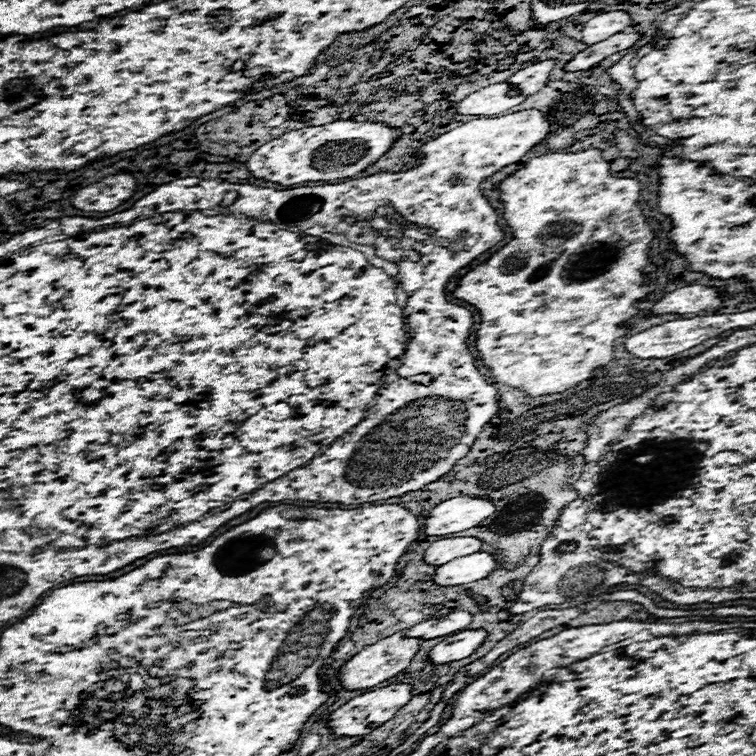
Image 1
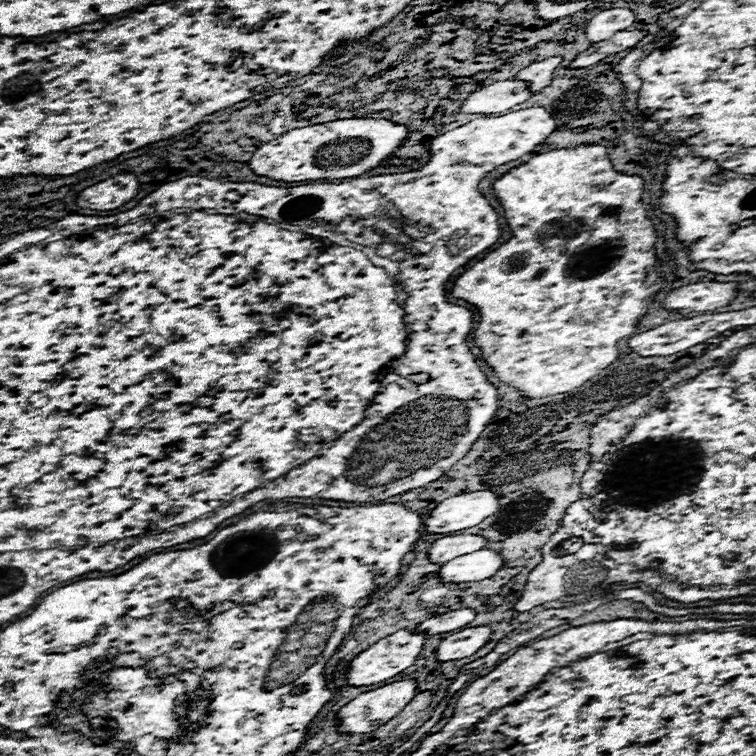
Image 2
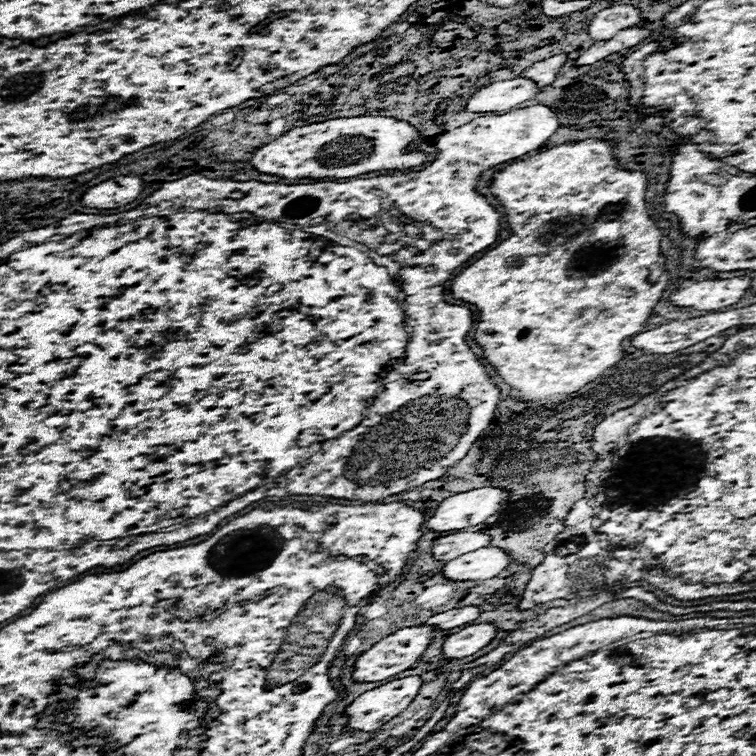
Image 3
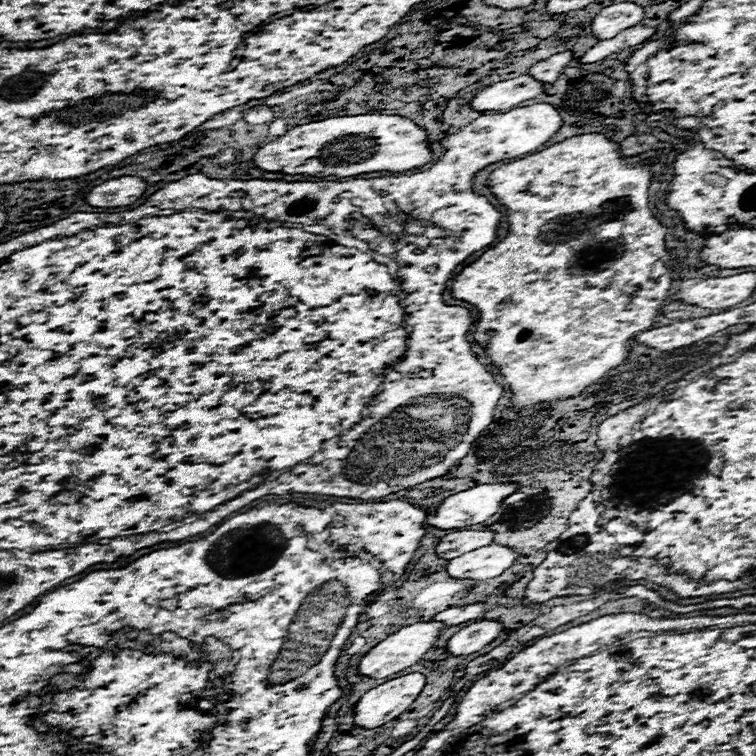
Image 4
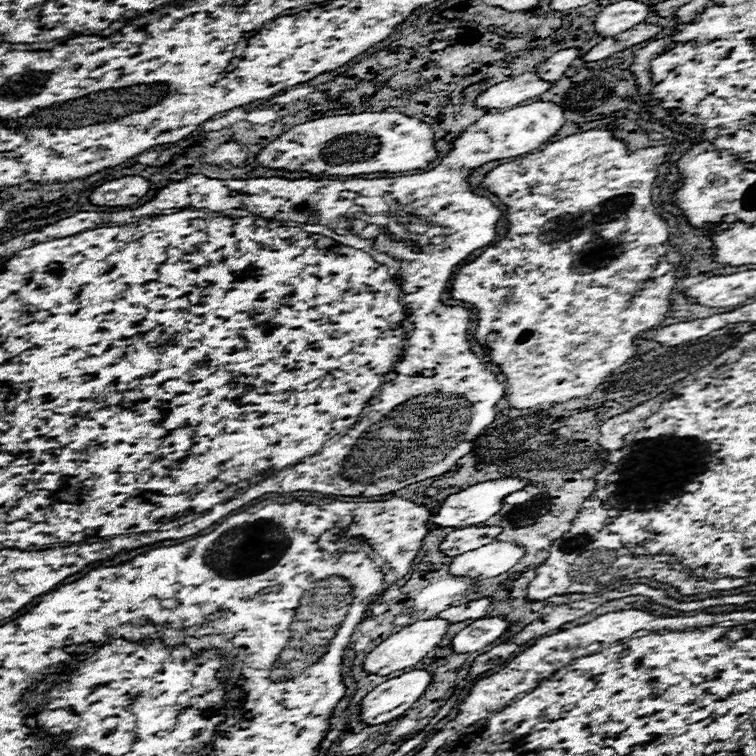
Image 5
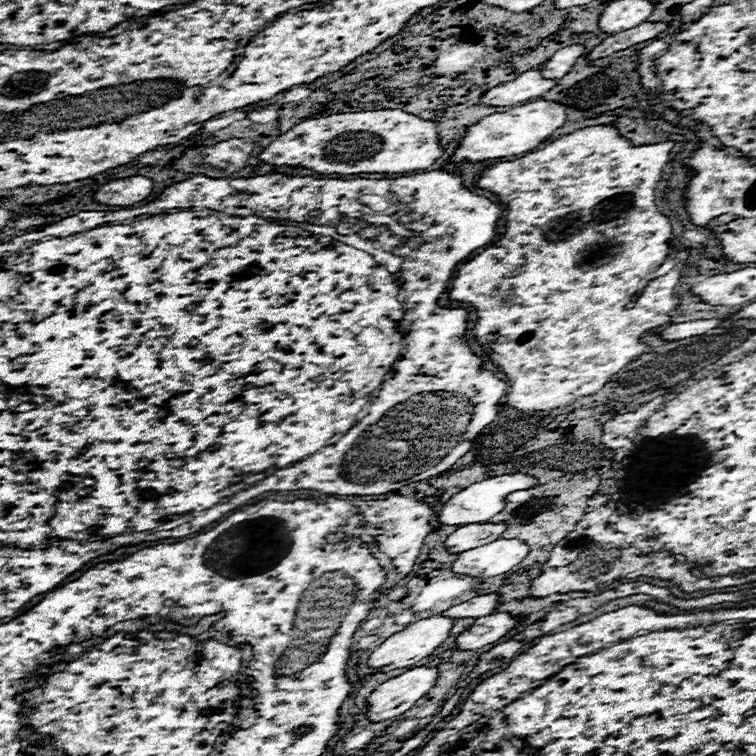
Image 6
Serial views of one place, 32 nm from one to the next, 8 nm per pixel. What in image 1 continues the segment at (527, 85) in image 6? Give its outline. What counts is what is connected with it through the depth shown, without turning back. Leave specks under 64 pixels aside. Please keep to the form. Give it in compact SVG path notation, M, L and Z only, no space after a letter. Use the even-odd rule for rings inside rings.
M500 82L500 84L492 84L486 86L478 92L468 94L460 104L456 114L464 114L464 116L500 116L506 110L522 104L526 100L526 96L506 96L508 92L508 84Z

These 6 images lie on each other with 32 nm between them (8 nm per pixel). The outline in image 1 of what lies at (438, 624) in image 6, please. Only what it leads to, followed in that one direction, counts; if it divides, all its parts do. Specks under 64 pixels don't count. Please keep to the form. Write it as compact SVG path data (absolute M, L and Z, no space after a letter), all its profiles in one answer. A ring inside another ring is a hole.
M402 632L392 634L392 636L388 636L380 642L364 648L364 650L360 650L358 654L354 654L344 666L340 666L340 670L336 672L336 678L338 678L338 682L342 684L344 690L374 688L376 684L380 684L380 682L396 676L398 672L402 672L410 664L410 658L416 654L418 646L420 646L420 640L414 640L414 638L406 640Z

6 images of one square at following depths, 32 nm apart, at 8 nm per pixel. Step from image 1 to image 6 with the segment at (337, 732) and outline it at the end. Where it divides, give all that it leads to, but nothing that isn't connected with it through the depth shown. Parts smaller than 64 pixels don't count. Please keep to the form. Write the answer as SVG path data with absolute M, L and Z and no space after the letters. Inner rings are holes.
M414 668L384 684L380 684L368 698L366 718L370 722L384 722L410 710L436 682L436 668Z

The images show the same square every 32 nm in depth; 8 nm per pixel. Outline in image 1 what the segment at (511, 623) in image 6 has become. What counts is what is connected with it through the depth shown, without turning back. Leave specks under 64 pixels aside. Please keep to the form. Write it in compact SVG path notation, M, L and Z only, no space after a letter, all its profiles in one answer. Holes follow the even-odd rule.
M462 630L458 634L446 636L438 646L428 652L428 662L434 666L456 662L468 658L486 638L484 630Z

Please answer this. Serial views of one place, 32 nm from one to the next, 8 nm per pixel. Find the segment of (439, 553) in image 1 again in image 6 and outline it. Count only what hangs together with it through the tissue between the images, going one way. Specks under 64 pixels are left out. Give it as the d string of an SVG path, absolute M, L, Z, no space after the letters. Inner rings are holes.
M466 524L456 528L444 542L444 548L450 554L460 554L472 548L478 548L482 544L488 544L492 540L498 540L504 532L504 524Z

